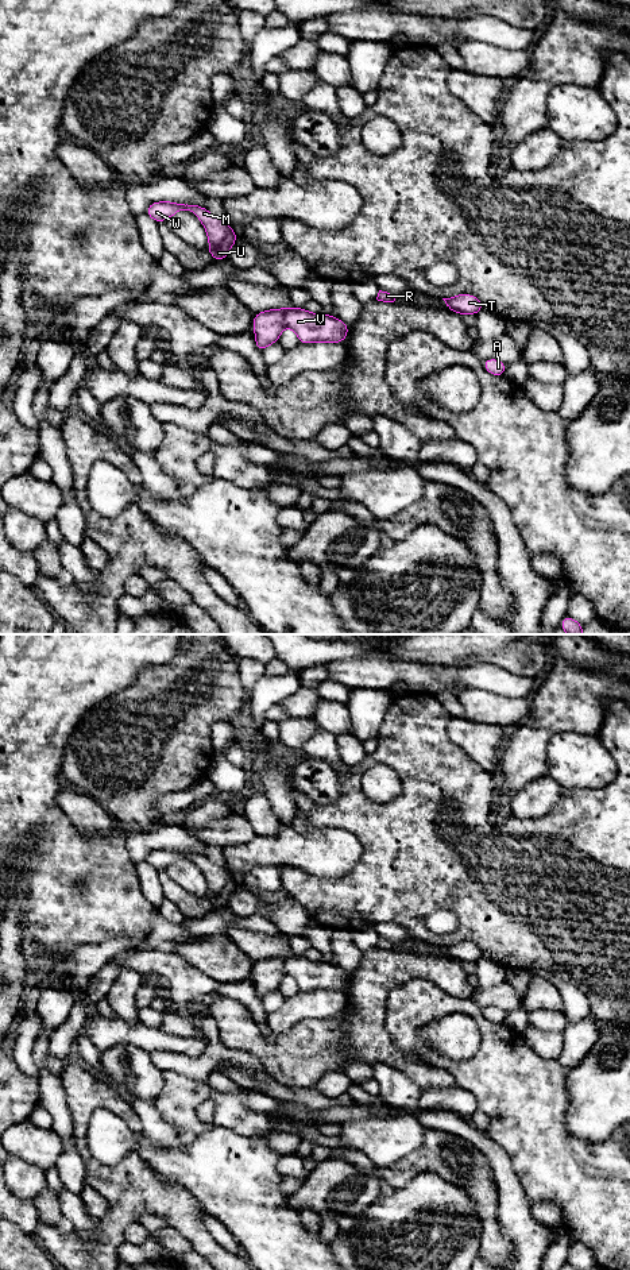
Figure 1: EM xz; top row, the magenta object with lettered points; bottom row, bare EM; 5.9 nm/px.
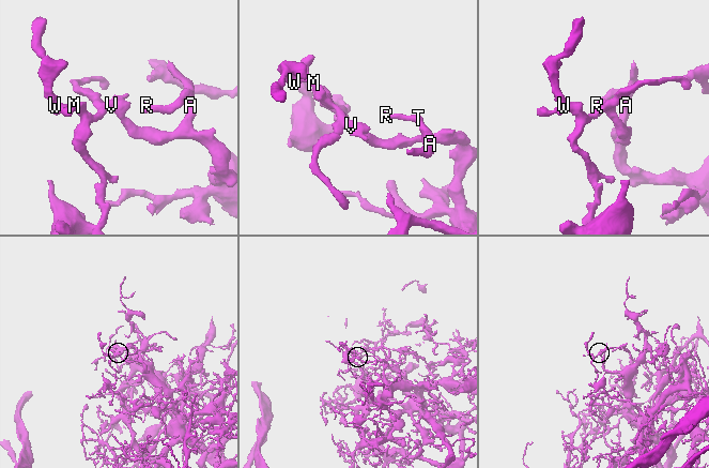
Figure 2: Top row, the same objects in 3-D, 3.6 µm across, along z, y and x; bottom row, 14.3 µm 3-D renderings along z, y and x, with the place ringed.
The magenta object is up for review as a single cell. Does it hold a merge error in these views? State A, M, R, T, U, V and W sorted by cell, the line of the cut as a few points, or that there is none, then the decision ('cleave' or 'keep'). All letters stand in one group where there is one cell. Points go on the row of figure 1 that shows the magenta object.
A R T V / M U W; cut in xz along (286, 309), (283, 324); cleave

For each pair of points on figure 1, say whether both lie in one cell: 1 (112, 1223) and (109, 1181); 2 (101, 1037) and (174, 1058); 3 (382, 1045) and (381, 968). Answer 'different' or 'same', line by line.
1: same
2: different
3: same

